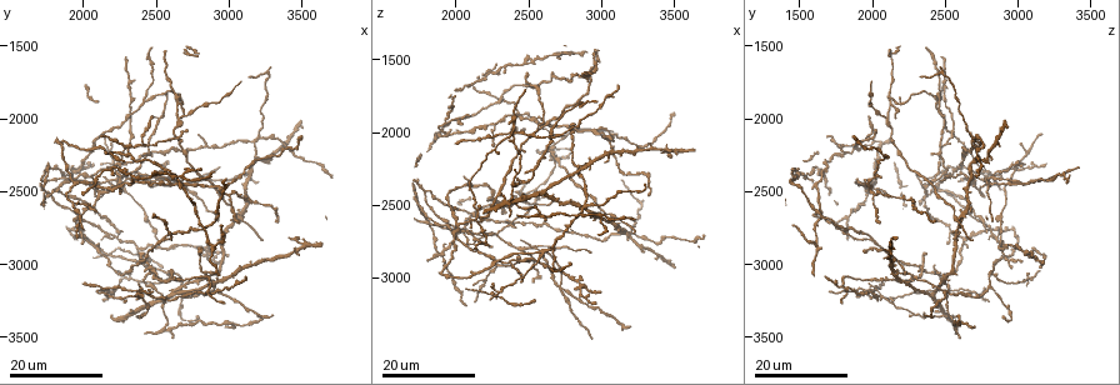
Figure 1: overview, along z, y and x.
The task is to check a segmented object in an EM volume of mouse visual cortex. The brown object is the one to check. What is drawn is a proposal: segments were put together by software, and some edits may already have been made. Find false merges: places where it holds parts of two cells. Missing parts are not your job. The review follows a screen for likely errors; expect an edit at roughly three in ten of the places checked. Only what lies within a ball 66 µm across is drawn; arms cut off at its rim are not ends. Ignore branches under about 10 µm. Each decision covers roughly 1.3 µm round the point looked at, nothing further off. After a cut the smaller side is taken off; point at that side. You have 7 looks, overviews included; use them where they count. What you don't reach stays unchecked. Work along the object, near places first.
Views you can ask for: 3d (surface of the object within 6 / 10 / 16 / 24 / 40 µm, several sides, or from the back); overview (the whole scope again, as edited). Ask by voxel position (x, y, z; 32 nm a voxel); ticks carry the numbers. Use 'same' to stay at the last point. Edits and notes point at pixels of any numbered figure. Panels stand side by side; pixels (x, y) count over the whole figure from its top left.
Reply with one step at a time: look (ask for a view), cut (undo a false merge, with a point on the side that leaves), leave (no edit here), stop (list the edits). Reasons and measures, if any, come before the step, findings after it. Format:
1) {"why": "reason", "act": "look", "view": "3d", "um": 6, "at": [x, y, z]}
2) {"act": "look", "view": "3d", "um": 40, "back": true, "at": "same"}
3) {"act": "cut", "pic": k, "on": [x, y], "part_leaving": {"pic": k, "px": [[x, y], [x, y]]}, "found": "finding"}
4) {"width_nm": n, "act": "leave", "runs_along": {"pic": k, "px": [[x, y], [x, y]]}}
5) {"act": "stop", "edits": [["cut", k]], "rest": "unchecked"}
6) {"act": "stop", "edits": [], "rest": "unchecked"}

{"why": "looks like a crossing", "act": "look", "view": "3d", "um": 24, "at": [2380, 3340, 2480]}

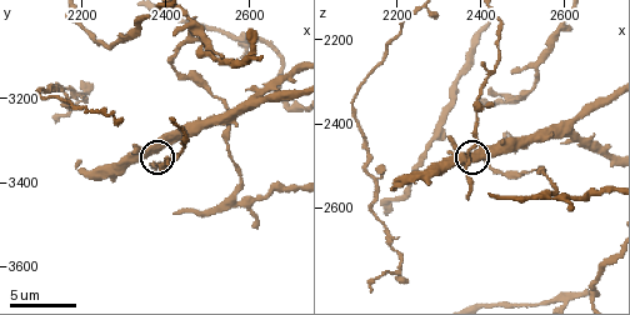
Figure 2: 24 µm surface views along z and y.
{"why": "closer look", "act": "look", "view": "3d", "um": 10, "at": "same"}

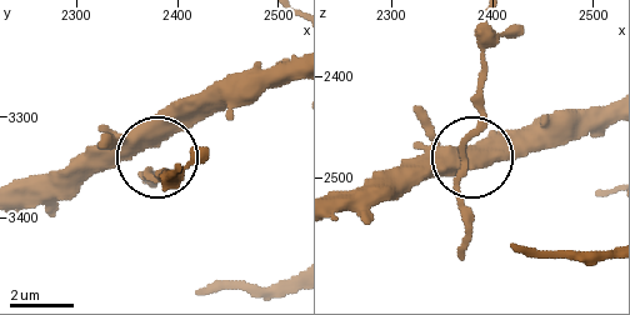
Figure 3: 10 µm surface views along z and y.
{"arms": 4, "act": "leave", "found": "one cell here"}

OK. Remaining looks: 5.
{"why": "thin arm on a thick one", "act": "look", "view": "3d", "um": 16, "at": [2260, 2400, 2440]}

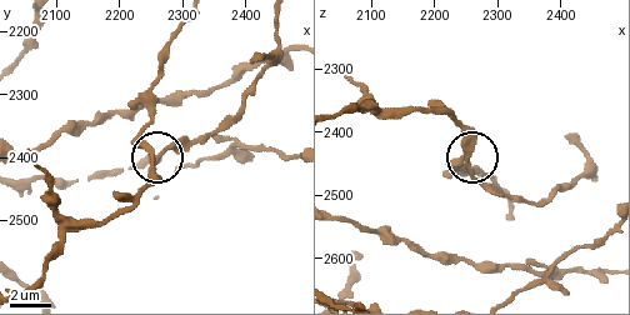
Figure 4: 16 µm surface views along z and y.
{"act": "look", "view": "3d", "um": 10, "at": "same"}

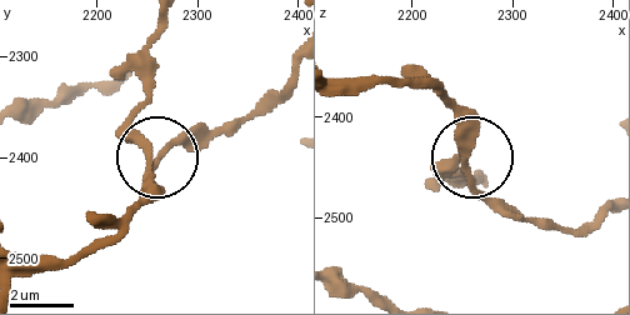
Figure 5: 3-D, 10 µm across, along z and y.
{"width_nm": 260, "act": "leave", "runs_along": {"pic": 5, "px": [[20, 276], [93, 250], [149, 159], [195, 140]]}, "found": "continuous, no second cell"}

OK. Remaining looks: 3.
{"why": "arms part here", "act": "look", "view": "3d", "um": 16, "at": [2520, 2880, 2840]}

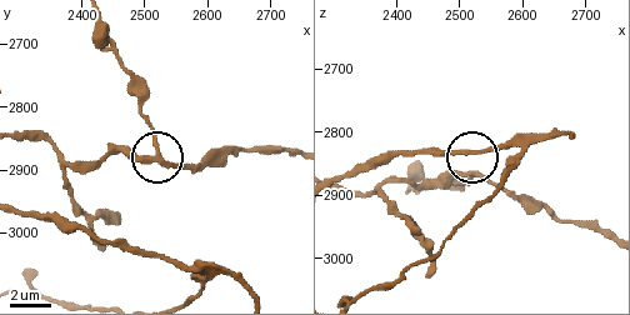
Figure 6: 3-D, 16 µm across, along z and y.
{"act": "look", "view": "3d", "um": 6, "at": [2520, 2880, 2860]}

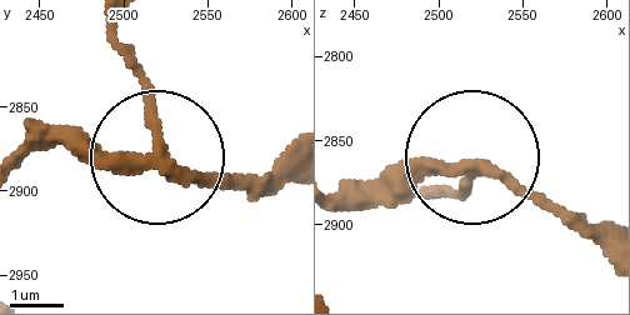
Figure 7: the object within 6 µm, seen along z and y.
{"act": "cut", "pic": 7, "on": [146, 93], "part_leaving": {"pic": 7, "px": [[164, 159], [141, 70], [114, 29]]}, "found": "two cells meet here"}

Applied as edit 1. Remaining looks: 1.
{"act": "stop", "edits": [["cut", 7]], "rest": "unchecked"}

